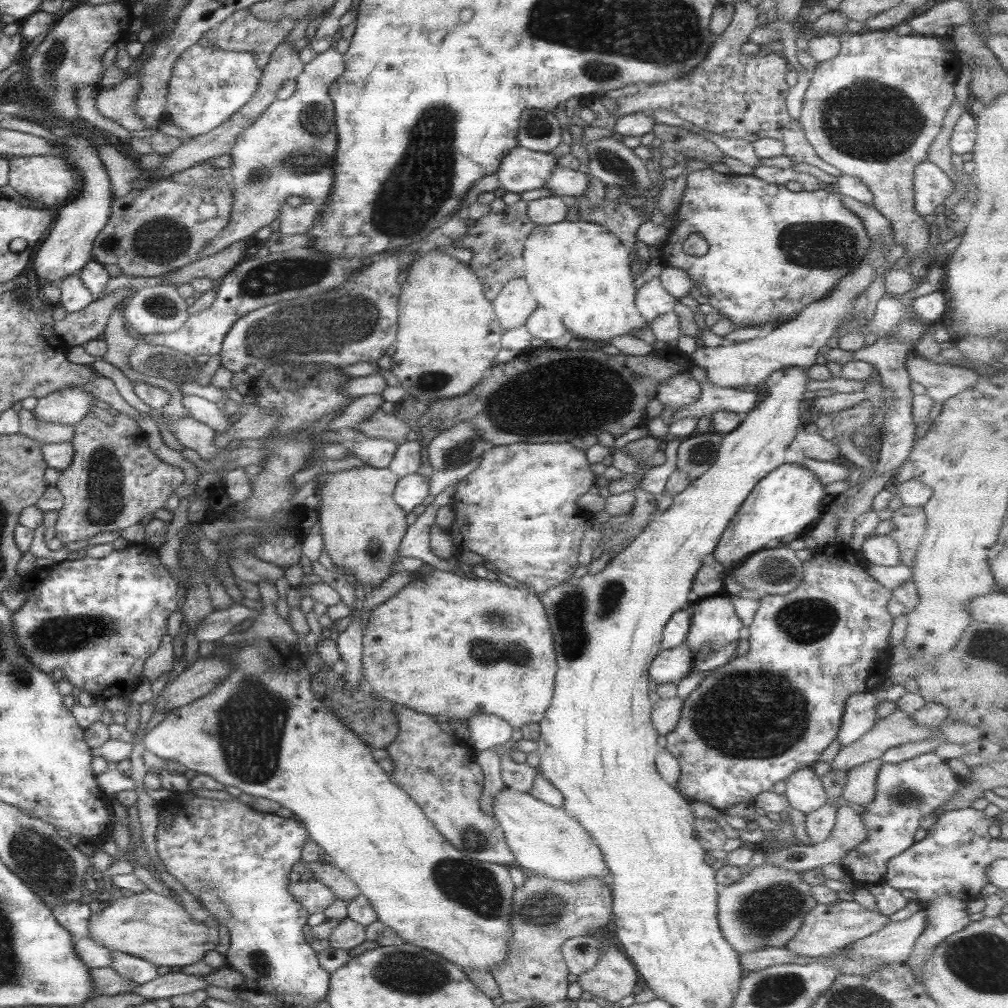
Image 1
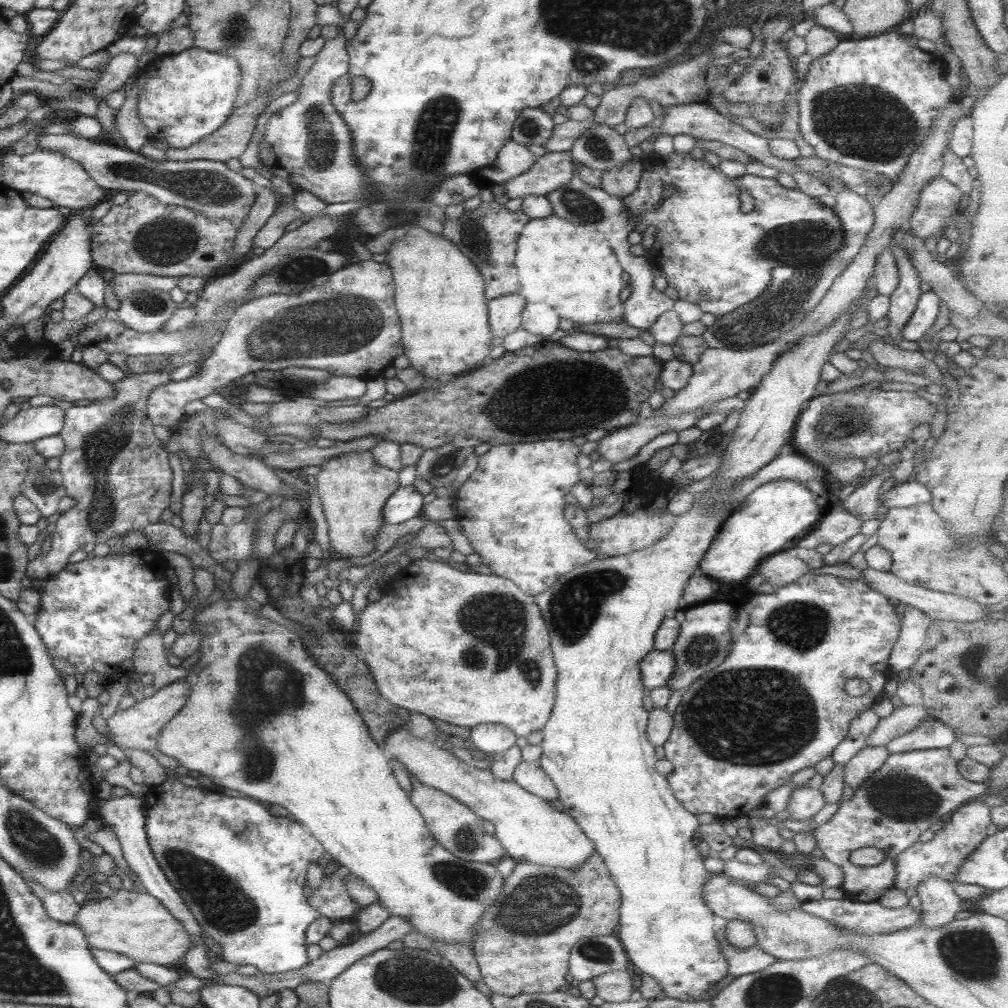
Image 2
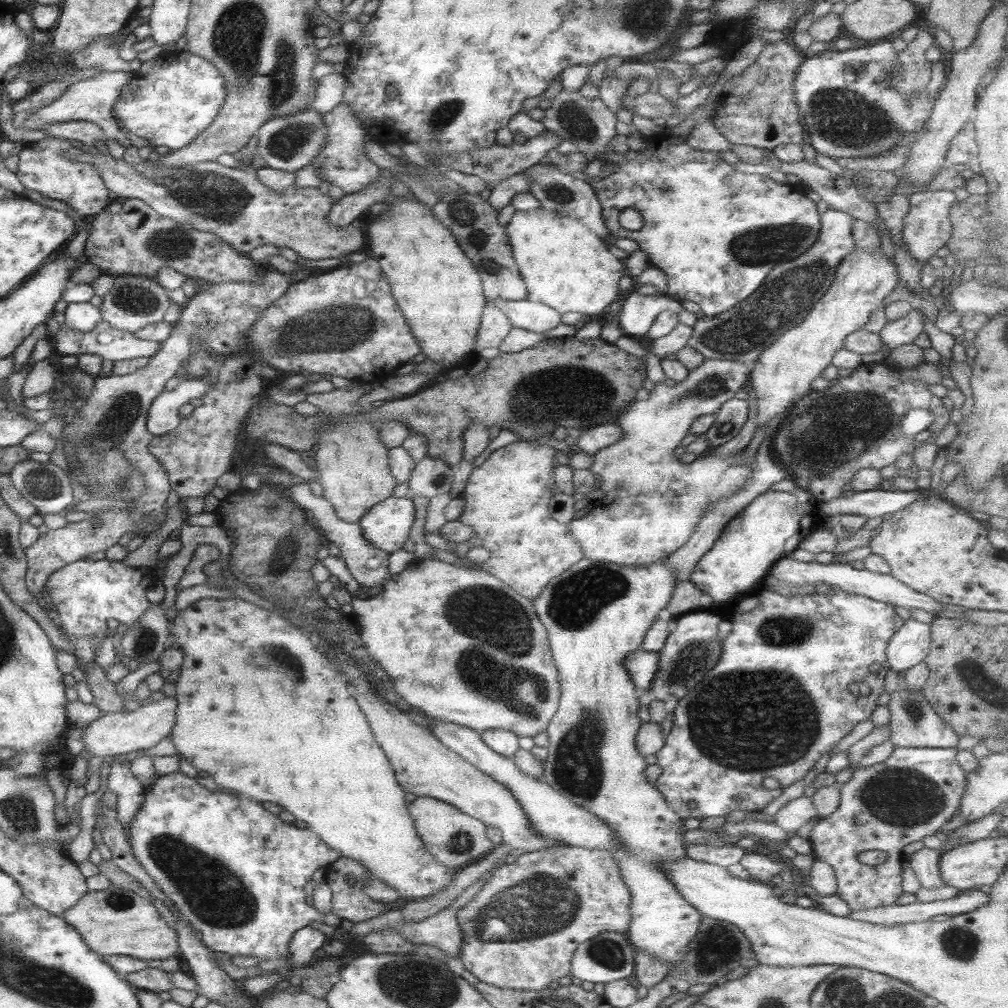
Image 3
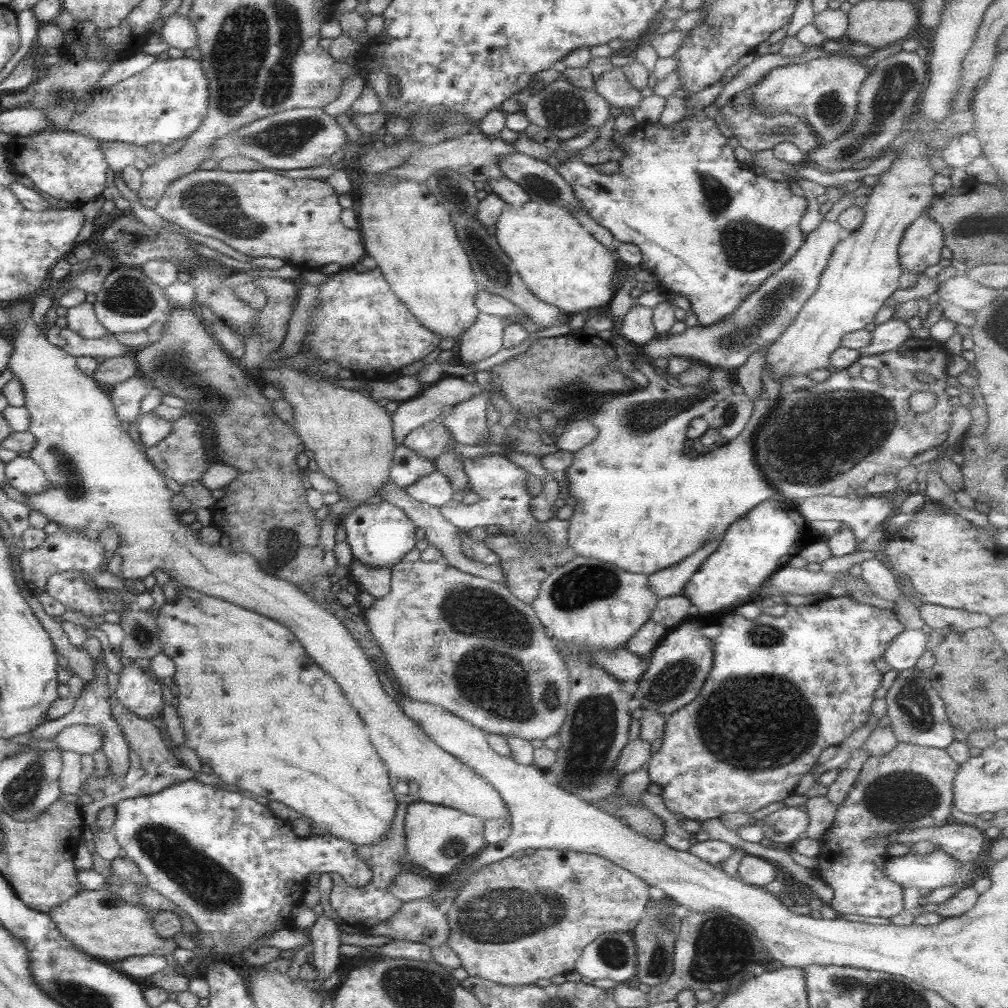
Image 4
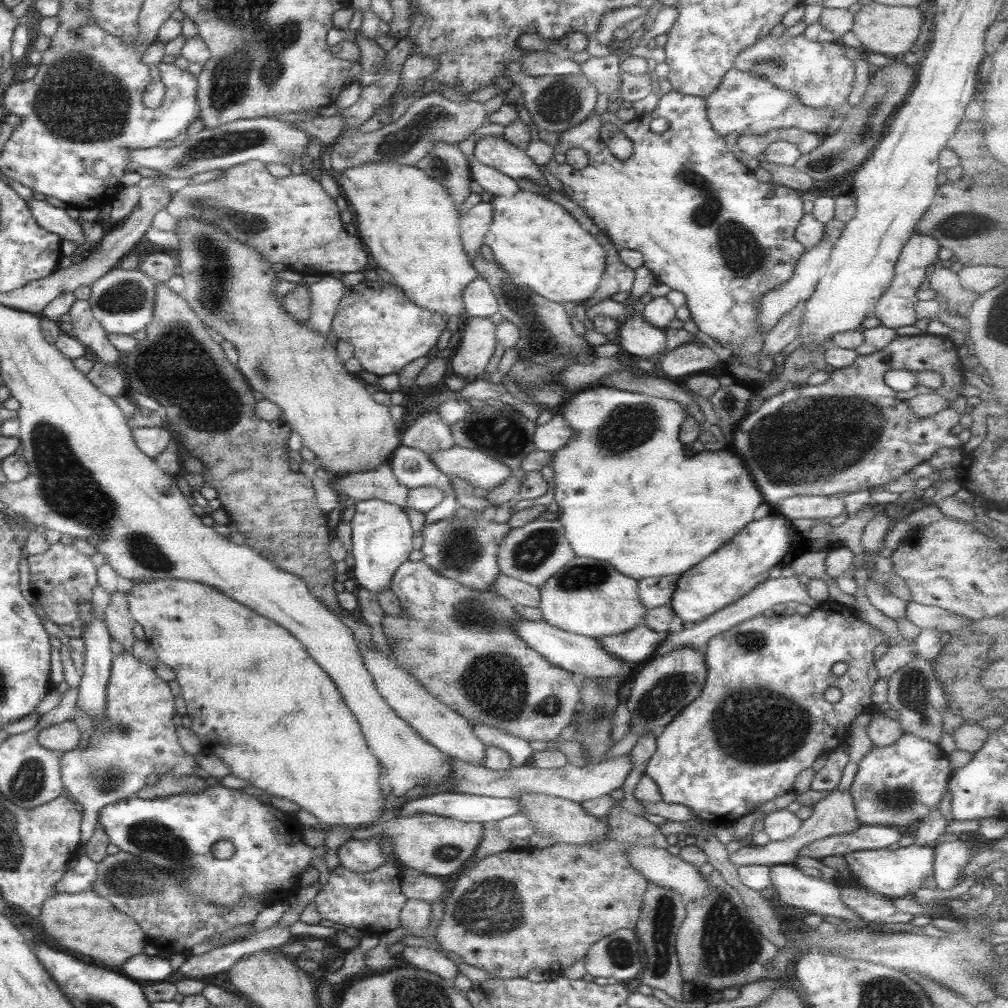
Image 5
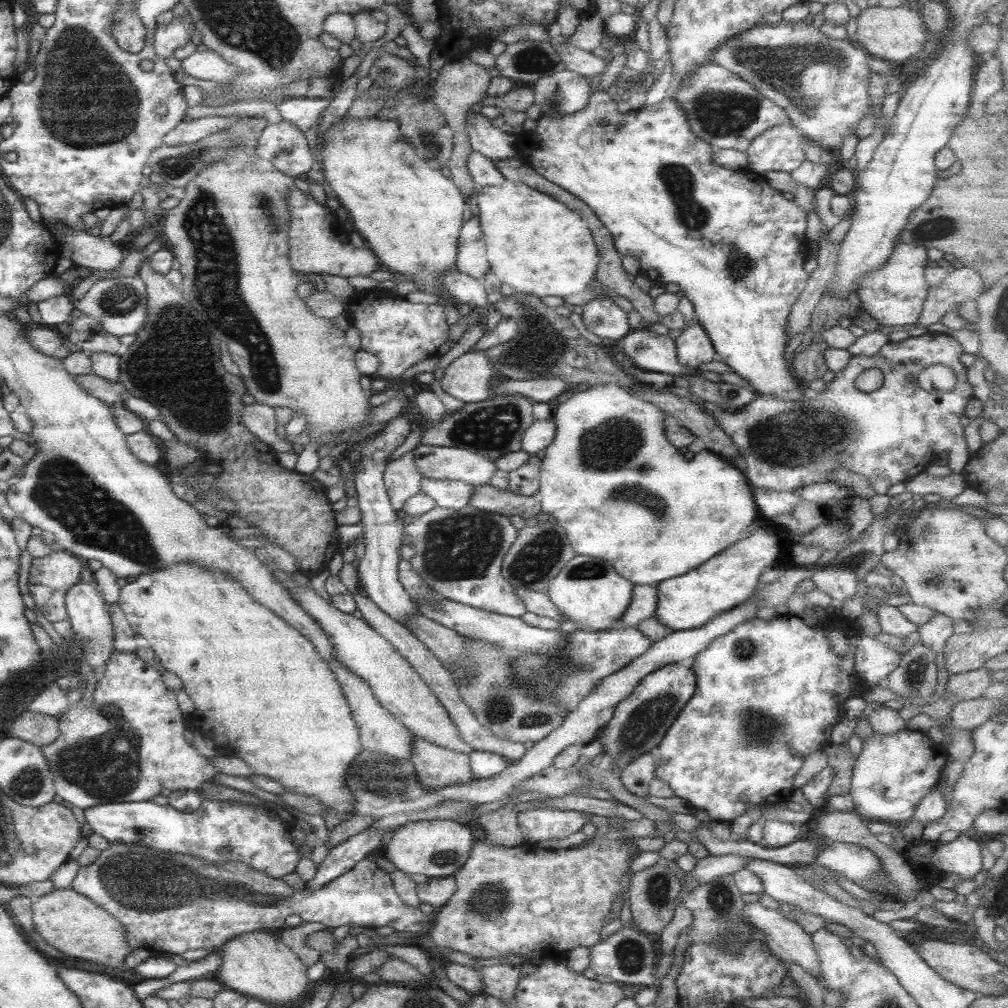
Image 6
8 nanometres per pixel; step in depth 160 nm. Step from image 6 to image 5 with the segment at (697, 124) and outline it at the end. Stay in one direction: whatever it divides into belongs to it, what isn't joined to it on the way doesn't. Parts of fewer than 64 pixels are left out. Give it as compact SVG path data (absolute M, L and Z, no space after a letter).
M739 69L725 72L711 94L703 98L706 119L719 136L735 132L738 136L745 131L764 133L773 129L797 128L812 133L825 132L834 118L827 109L806 107L796 96L774 87L761 77Z

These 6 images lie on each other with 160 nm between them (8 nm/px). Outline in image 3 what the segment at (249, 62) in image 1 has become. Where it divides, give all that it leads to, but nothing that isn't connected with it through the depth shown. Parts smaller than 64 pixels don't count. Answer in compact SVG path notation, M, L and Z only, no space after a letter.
M180 52L175 59L164 62L145 61L131 76L129 82L121 87L119 96L114 102L114 111L129 132L144 138L149 144L165 146L171 151L177 151L189 144L208 124L211 124L224 101L226 88L224 78L208 60L189 52Z

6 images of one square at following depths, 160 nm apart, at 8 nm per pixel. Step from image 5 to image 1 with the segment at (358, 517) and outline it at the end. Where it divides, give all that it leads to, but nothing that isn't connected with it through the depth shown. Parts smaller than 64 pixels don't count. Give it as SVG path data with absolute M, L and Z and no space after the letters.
M417 473L406 474L397 479L393 489L393 502L405 514L411 512L414 506L421 504L428 495L428 478Z

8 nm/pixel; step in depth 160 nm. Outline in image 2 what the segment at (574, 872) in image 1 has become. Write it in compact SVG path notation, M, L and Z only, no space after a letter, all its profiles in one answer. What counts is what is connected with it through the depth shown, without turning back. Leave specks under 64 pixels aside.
M405 726L392 728L381 747L387 758L394 758L404 766L409 777L413 776L423 786L448 794L458 803L471 809L480 819L493 824L494 831L492 835L503 847L506 856L515 862L530 862L537 866L547 866L549 868L577 868L594 853L591 841L581 832L575 820L567 813L562 813L548 805L547 801L533 796L530 792L525 792L525 789L521 789L513 781L496 780L495 777L491 776L489 770L477 770L461 762L445 748L439 748L437 744L431 744L430 741L419 740Z

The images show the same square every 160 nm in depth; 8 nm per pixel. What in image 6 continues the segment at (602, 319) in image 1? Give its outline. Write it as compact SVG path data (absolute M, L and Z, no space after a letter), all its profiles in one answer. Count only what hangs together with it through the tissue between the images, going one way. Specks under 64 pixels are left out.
M502 180L493 187L483 187L475 194L477 206L476 220L484 237L488 270L498 278L498 282L506 284L517 293L530 296L545 297L565 296L585 291L593 274L598 274L596 266L599 255L591 232L587 232L585 222L563 206L563 202L555 202L555 198L547 196L525 184Z

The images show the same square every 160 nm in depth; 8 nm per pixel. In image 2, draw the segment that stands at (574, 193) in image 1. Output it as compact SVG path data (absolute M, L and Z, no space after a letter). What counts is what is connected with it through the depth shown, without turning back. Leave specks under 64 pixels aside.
M567 151L547 152L535 158L534 164L523 175L507 181L503 185L503 196L507 196L508 200L525 196L545 197L575 177L572 162Z

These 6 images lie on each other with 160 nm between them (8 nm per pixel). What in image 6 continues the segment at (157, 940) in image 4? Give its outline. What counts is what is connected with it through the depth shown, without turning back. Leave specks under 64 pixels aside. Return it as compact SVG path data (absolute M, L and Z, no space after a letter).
M69 888L54 889L31 901L32 926L49 946L71 958L83 958L109 968L117 968L129 954L124 930L98 904Z

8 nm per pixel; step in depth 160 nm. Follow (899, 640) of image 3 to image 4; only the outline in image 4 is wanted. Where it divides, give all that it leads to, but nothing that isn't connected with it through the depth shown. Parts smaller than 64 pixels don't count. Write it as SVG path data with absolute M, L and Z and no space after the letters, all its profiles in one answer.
M904 629L885 649L882 655L885 664L897 672L913 668L925 651L927 638L927 634L923 634L920 629Z

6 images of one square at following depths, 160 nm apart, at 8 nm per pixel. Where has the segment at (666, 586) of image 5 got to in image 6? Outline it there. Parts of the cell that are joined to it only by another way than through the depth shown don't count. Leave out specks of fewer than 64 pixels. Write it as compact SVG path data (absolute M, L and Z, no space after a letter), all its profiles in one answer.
M632 585L631 600L620 618L619 626L636 628L636 622L653 614L656 607L655 585Z

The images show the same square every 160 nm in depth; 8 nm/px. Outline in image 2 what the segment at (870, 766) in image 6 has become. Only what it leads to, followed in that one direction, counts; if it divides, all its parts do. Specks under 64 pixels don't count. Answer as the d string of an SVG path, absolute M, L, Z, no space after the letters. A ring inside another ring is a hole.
M946 748L919 749L887 755L880 768L873 772L847 801L826 822L816 826L814 836L827 862L842 870L840 888L845 898L860 903L876 901L885 890L893 888L896 856L917 842L919 834L931 823L944 820L956 808L965 805L988 789L981 783L964 780ZM873 847L881 849L886 860L873 866L857 866L848 858L852 850Z

